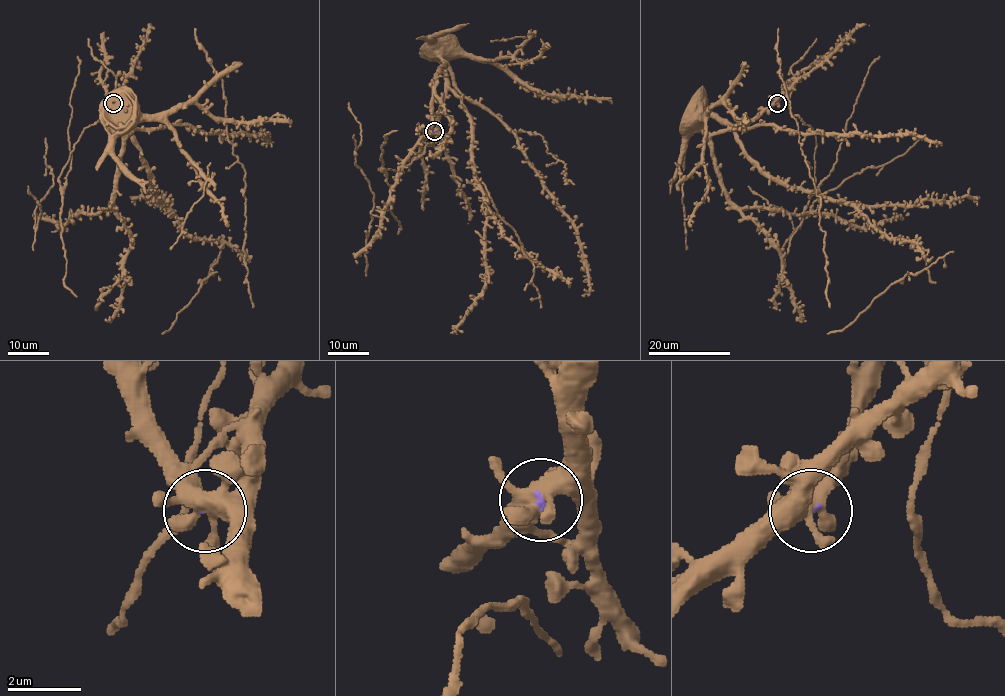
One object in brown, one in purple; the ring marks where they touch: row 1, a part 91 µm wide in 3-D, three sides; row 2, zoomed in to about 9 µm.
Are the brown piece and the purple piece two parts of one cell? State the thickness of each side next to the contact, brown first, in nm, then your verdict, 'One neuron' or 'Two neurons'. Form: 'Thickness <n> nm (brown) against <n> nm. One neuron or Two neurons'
Thickness 480 nm (brown) against 70 nm. One neuron

